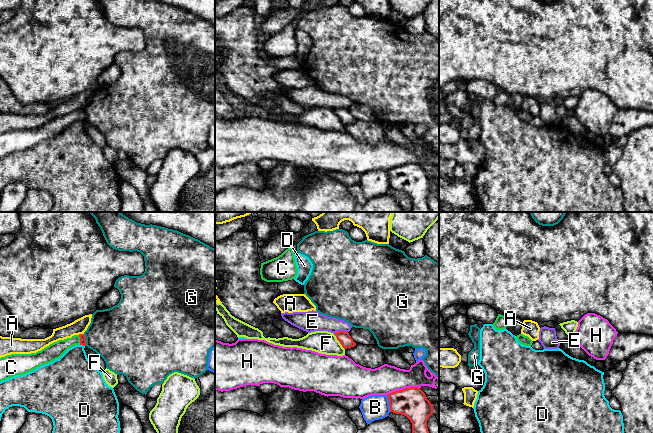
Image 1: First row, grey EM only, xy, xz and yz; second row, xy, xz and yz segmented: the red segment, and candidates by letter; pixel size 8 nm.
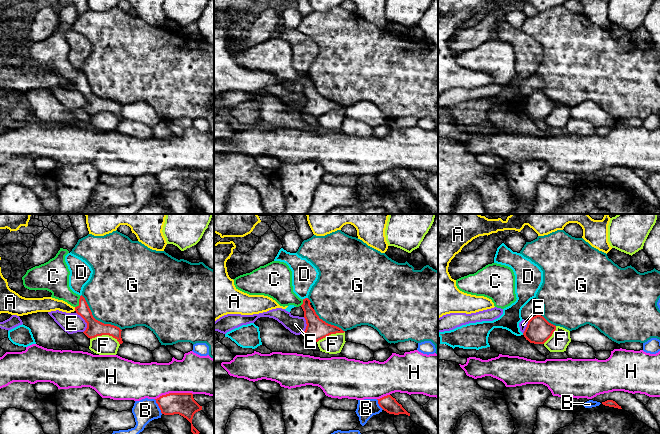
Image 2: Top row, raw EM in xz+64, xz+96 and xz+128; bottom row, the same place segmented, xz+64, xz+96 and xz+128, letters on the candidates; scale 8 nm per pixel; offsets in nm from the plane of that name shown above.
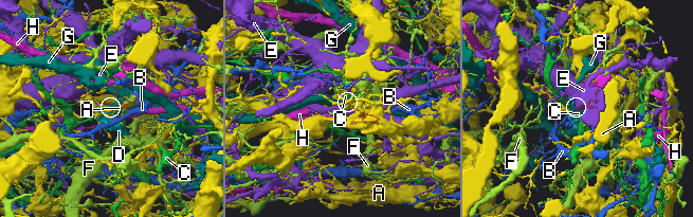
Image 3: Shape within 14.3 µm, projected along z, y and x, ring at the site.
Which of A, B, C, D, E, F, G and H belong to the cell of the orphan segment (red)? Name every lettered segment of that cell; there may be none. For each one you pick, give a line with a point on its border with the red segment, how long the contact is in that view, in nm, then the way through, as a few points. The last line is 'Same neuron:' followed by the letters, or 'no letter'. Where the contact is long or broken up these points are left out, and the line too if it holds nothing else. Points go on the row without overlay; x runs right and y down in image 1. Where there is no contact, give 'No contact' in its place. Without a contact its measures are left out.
C: Touches red at xy (80, 115). Shared border 70 nm. Path across: xy (82, 113), (80, 115), (66, 119), (54, 127)
Same neuron: C

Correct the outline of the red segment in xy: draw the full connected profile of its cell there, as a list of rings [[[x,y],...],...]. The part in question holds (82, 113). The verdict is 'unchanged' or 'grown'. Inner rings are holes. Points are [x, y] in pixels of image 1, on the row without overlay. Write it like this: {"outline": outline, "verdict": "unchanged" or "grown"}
{"outline": [[[84,110],[59,116],[41,127],[31,130],[11,130],[0,134],[0,158],[16,151],[24,151],[38,143],[59,135],[69,124],[75,121],[86,122]]], "verdict": "grown"}

